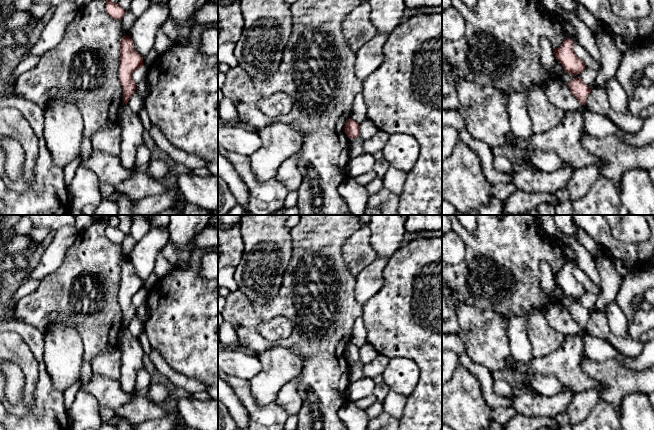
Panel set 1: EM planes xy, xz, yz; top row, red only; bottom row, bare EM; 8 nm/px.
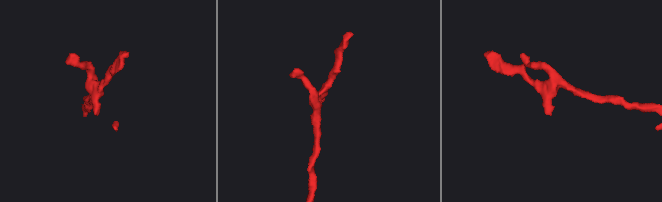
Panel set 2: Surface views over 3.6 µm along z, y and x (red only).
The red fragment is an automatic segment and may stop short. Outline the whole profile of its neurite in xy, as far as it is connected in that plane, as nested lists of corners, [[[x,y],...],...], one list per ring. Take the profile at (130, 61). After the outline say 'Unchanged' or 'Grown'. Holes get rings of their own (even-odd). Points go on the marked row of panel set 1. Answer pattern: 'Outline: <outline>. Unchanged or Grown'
Outline: [[[124,36],[120,40],[119,79],[123,89],[123,104],[127,105],[136,90],[132,75],[143,67],[143,58],[134,50],[133,40]]]. Unchanged

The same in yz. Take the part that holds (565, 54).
Outline: [[[566,38],[562,45],[553,49],[553,53],[563,66],[563,69],[573,76],[580,74],[586,69],[583,61],[575,54],[573,49],[574,43],[570,38]]]. Unchanged

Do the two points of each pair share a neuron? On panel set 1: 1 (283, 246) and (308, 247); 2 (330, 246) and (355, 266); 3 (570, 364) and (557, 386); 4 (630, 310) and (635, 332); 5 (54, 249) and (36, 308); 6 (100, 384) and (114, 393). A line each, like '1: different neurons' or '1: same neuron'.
1: different neurons
2: different neurons
3: different neurons
4: different neurons
5: different neurons
6: same neuron

